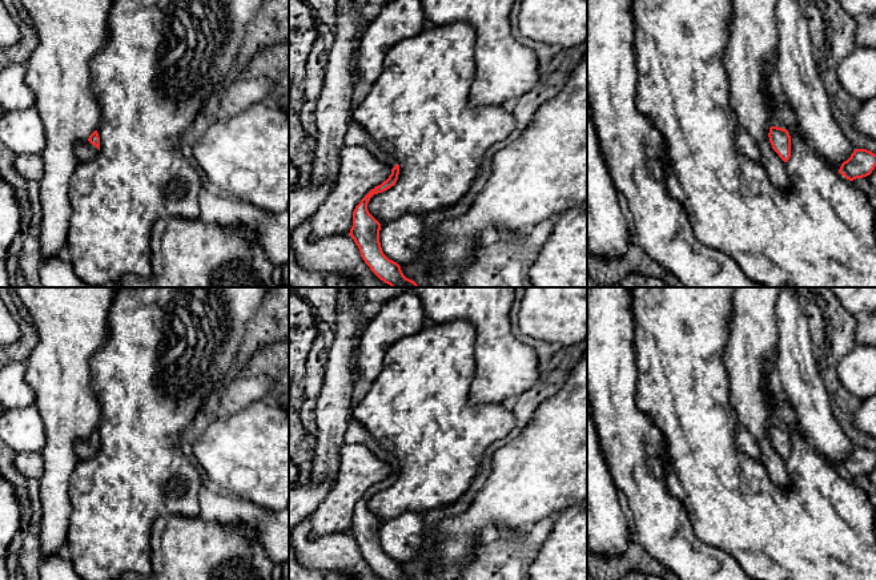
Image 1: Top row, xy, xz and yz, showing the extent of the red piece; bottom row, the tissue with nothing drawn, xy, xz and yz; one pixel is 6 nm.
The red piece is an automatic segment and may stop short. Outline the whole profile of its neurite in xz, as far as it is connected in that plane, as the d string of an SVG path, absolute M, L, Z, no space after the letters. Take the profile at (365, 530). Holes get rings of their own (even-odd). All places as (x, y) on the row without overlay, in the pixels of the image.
M353 416L349 419L343 440L345 443L365 444L377 458L389 463L391 467L389 476L371 487L355 504L353 509L353 524L349 531L350 535L358 544L365 561L381 579L414 580L403 573L397 560L389 557L383 552L379 540L381 521L367 508L367 502L374 492L382 491L395 483L399 472L399 463L390 452L382 448Z

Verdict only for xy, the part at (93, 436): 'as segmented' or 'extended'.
extended

